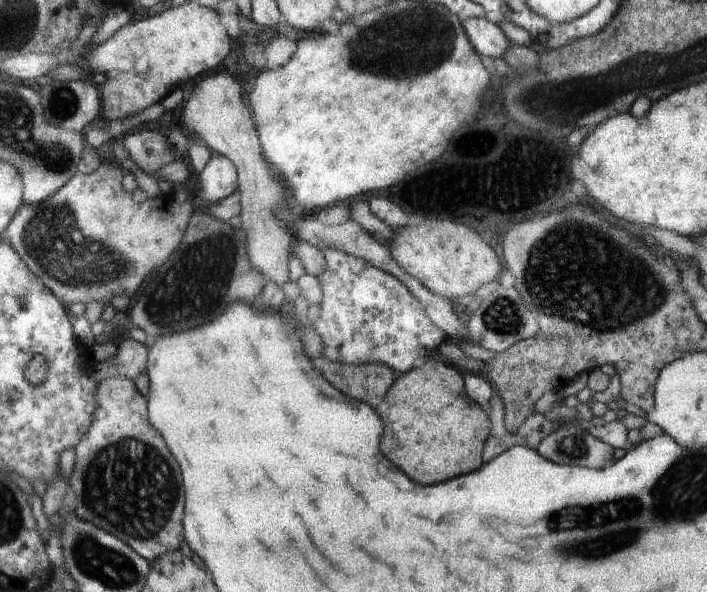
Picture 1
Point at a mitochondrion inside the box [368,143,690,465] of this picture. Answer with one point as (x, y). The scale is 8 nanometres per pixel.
(617, 302)

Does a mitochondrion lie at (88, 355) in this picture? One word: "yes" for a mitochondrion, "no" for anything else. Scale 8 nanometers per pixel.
no

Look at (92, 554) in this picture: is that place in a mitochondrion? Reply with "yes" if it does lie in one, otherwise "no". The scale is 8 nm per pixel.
yes

